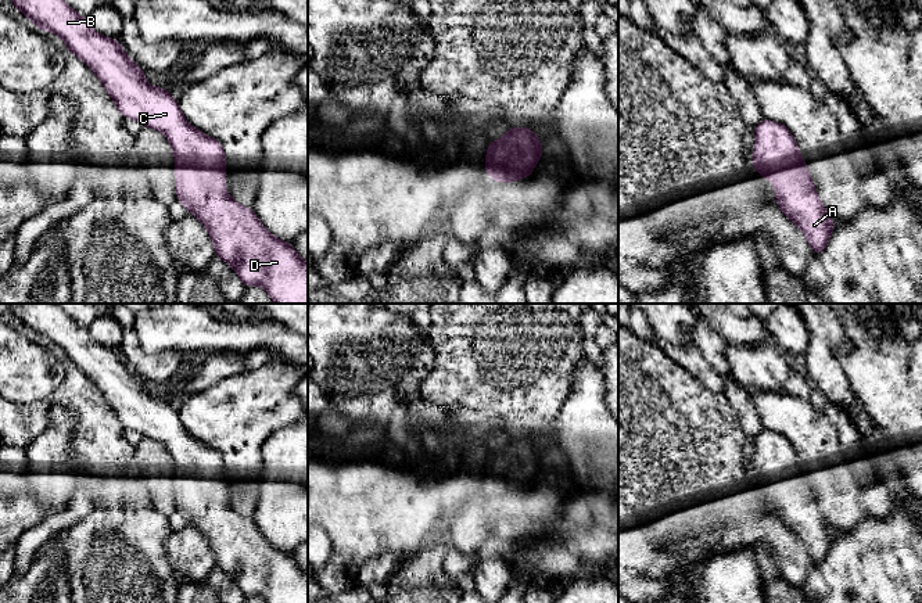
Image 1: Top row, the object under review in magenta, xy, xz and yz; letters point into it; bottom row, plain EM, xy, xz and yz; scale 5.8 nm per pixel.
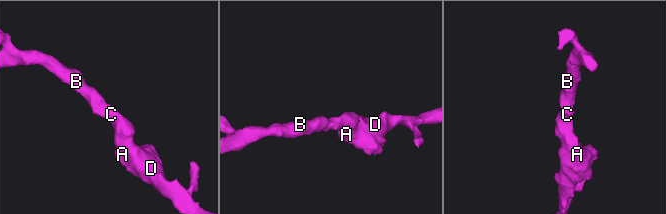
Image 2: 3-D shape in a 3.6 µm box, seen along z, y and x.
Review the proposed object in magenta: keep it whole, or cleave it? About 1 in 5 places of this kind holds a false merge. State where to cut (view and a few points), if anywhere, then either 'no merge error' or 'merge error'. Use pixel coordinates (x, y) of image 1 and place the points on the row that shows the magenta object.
cut none; no merge error

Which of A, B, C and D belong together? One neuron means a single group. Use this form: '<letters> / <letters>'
A B C D

